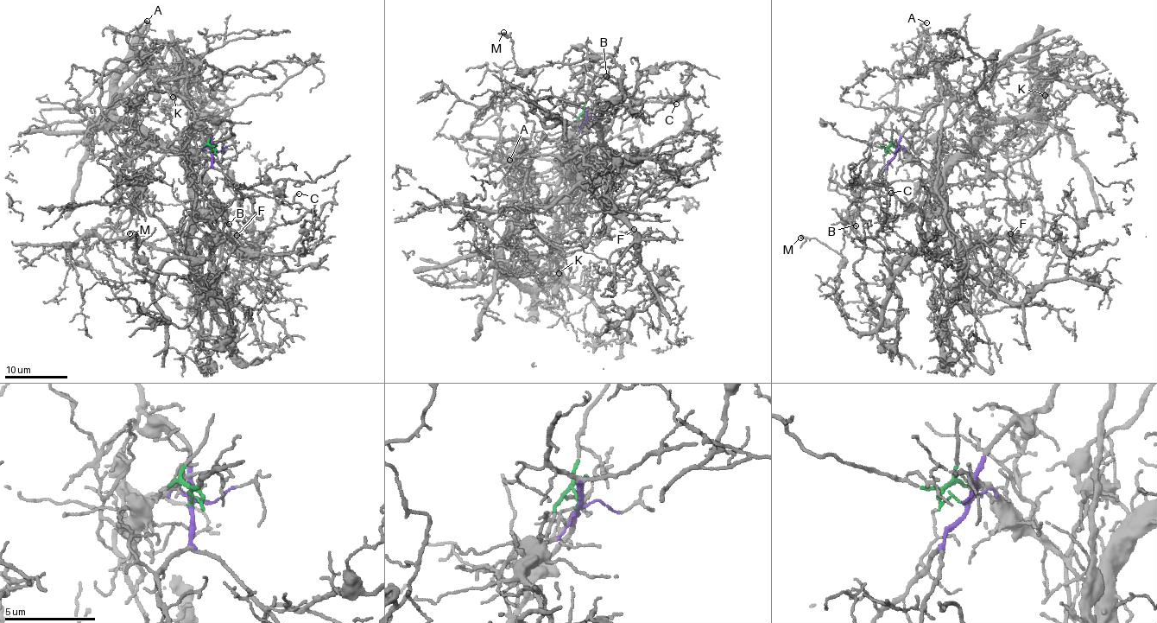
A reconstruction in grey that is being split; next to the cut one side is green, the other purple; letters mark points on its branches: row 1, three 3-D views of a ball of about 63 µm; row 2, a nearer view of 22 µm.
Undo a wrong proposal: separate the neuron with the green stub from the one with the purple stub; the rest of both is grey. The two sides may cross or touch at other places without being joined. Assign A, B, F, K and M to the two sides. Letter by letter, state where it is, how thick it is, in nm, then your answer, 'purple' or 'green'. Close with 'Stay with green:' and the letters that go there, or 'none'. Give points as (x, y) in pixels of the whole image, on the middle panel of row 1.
A: at (509, 160); 150 nm thick; purple
B: at (606, 76); 120 nm thick; purple
F: at (634, 229); 110 nm thick; green
K: at (559, 273); 120 nm thick; green
M: at (503, 32); 180 nm thick; green
Stay with green: F, K, M

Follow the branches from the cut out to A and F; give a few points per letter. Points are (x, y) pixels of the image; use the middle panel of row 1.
A: (585, 118), (561, 160), (562, 172), (537, 156), (501, 160), (505, 154), (509, 160)
F: (585, 118), (566, 143), (575, 164), (636, 240), (638, 263), (614, 274), (611, 254), (635, 229)

